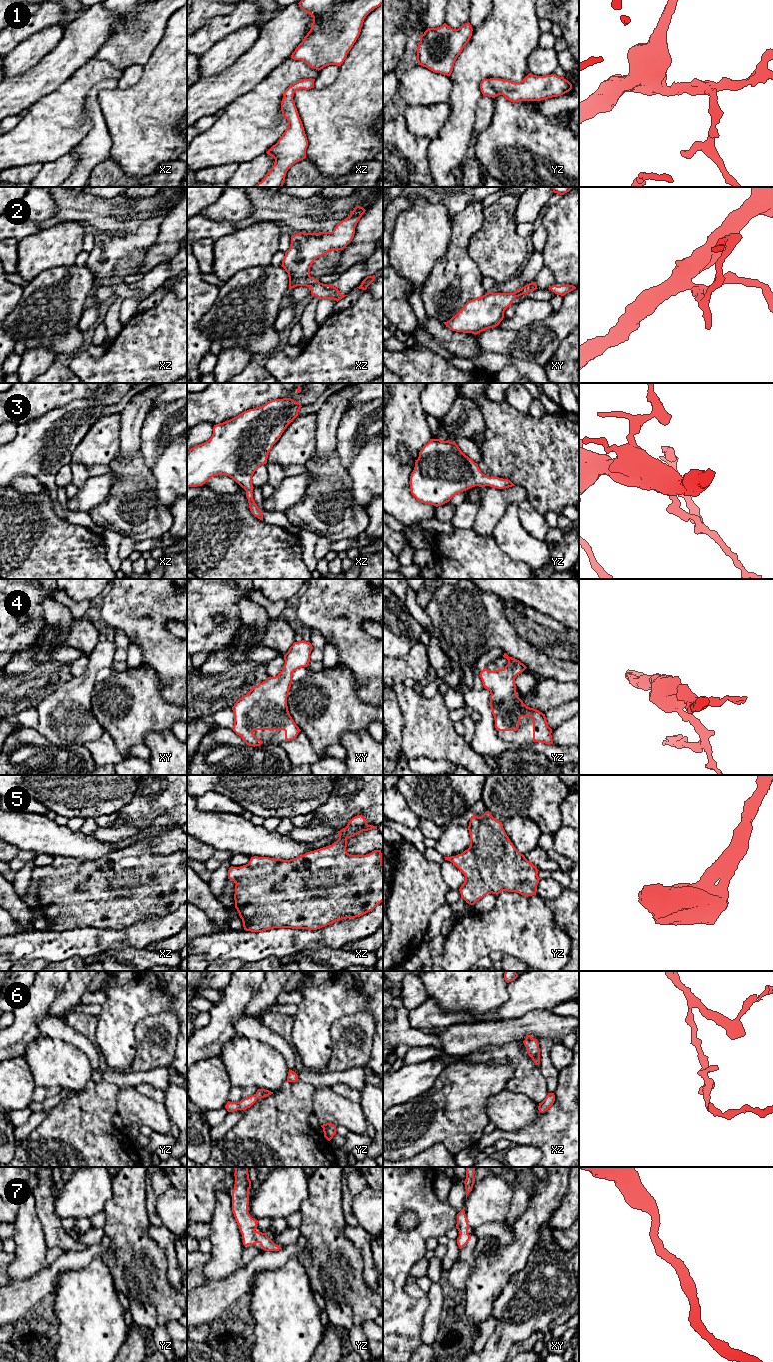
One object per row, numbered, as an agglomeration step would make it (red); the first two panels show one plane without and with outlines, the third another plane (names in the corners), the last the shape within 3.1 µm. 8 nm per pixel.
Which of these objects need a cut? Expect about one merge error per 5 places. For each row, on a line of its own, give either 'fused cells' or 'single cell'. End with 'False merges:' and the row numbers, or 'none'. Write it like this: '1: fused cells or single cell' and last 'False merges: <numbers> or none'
1: single cell
2: single cell
3: single cell
4: single cell
5: single cell
6: single cell
7: single cell
False merges: none

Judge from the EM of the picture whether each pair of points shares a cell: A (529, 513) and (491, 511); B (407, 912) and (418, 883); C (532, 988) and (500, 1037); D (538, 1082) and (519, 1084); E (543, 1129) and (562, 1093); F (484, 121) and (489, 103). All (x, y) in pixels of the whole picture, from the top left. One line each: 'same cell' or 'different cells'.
A: same cell
B: same cell
C: different cells
D: same cell
E: same cell
F: same cell

